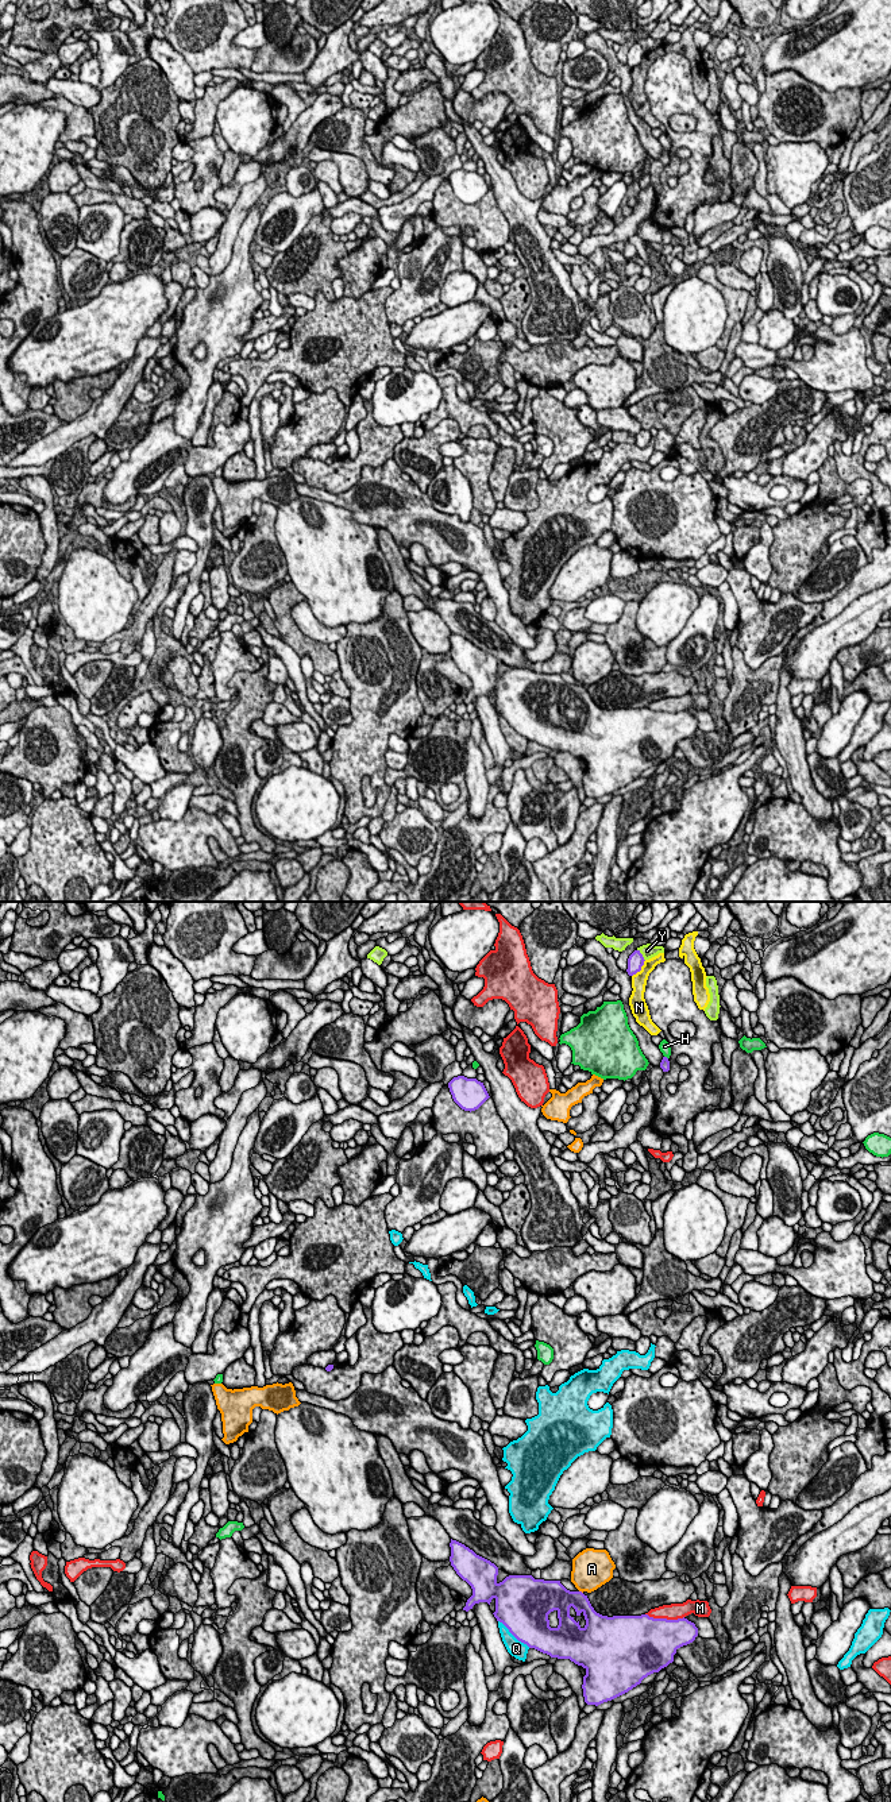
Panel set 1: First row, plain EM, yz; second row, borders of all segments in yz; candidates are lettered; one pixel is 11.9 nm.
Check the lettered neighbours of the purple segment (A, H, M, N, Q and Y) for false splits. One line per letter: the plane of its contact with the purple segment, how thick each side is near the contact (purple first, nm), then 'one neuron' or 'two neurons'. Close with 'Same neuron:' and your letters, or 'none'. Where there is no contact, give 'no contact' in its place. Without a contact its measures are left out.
A: meets purple in yz; 280 nm thick on the purple side, 420 nm on the other; two neurons
H: meets purple in yz; 120 nm thick on the purple side, 130 nm on the other; two neurons
M: meets purple in yz; 480 nm thick on the purple side, 190 nm on the other; two neurons
N: meets purple in yz; 190 nm thick on the purple side, 190 nm on the other; two neurons
Q: meets purple in yz; 500 nm thick on the purple side, 200 nm on the other; two neurons
Y: meets purple in yz; 190 nm thick on the purple side, 160 nm on the other; two neurons
Same neuron: none

